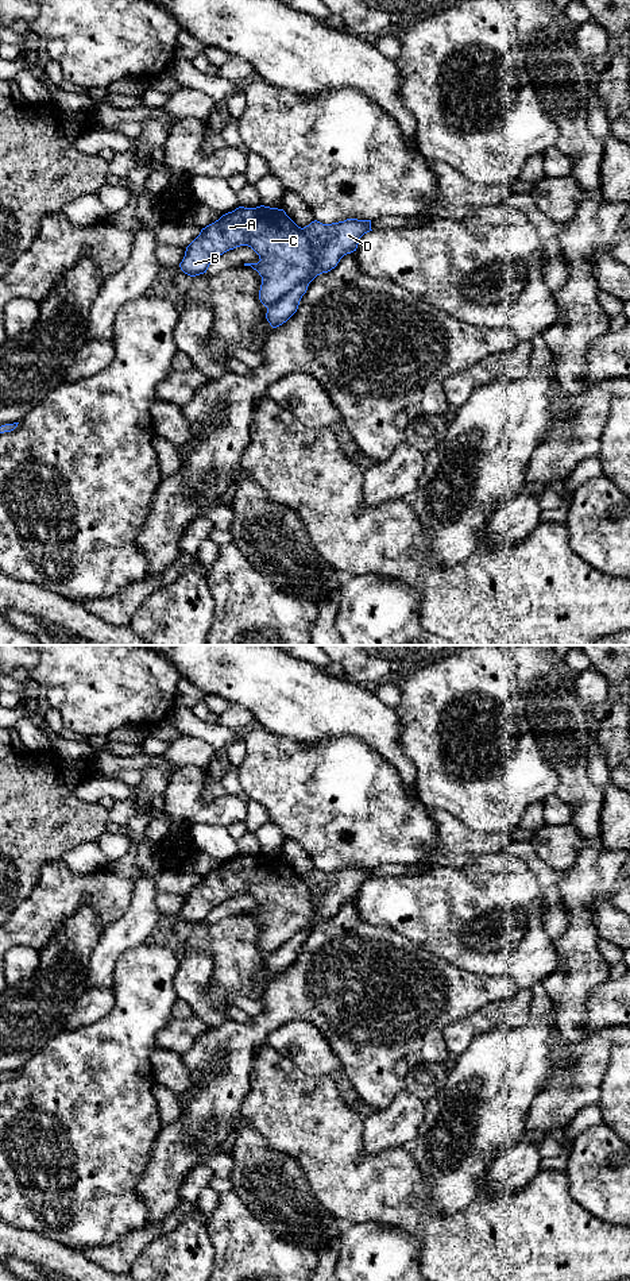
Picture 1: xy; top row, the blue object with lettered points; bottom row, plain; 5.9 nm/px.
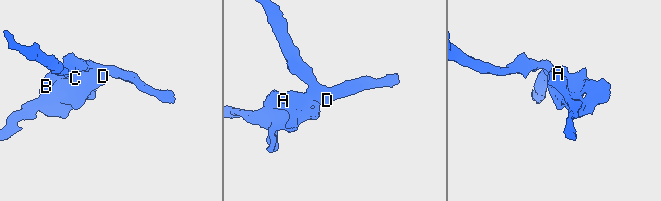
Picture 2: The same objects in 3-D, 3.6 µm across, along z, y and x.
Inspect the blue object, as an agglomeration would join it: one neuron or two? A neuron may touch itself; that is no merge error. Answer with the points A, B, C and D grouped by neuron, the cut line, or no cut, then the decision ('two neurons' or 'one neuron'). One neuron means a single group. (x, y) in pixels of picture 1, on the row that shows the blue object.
A B C / D | xy (301, 228), (312, 251), (313, 273), (297, 282), (267, 308) | two neurons

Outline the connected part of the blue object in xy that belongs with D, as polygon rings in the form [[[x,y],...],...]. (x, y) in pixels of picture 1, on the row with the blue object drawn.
[[[357,219],[332,224],[314,220],[301,229],[313,251],[314,271],[309,279],[293,286],[279,301],[267,308],[266,319],[273,328],[286,323],[297,312],[302,296],[317,275],[335,269],[344,255],[356,251],[360,238],[372,231],[371,220]]]

